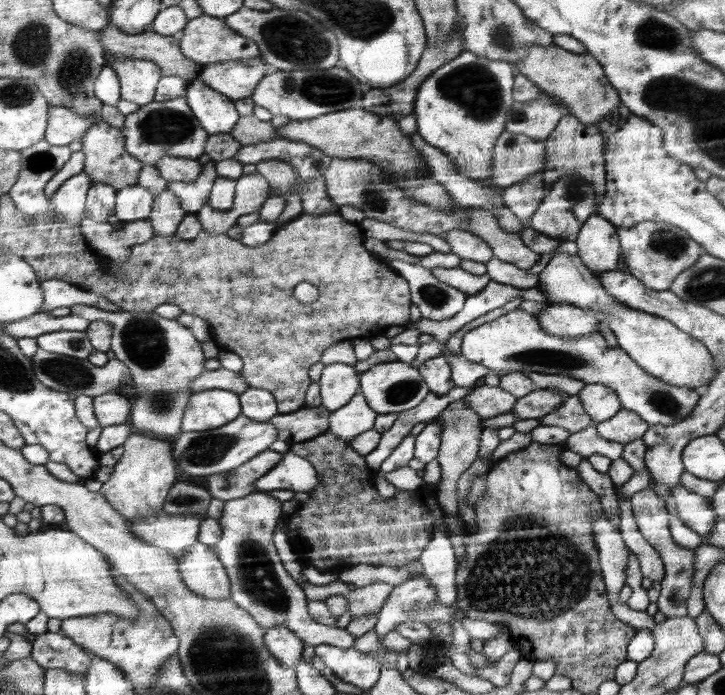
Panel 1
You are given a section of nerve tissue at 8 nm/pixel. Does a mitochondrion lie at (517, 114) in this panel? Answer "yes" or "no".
yes

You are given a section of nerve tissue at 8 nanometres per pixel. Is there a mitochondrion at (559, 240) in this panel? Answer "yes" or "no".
no

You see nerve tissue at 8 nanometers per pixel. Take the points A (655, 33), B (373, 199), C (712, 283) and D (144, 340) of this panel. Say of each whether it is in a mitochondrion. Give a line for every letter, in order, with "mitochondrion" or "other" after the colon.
A: mitochondrion
B: mitochondrion
C: mitochondrion
D: mitochondrion

